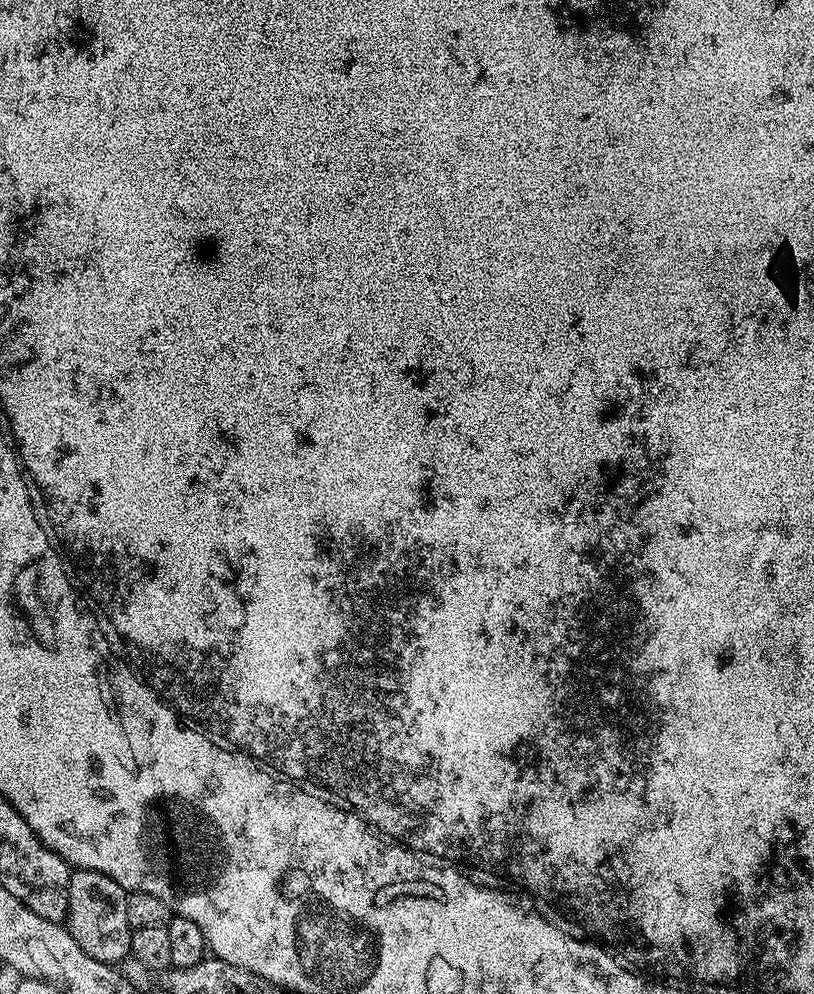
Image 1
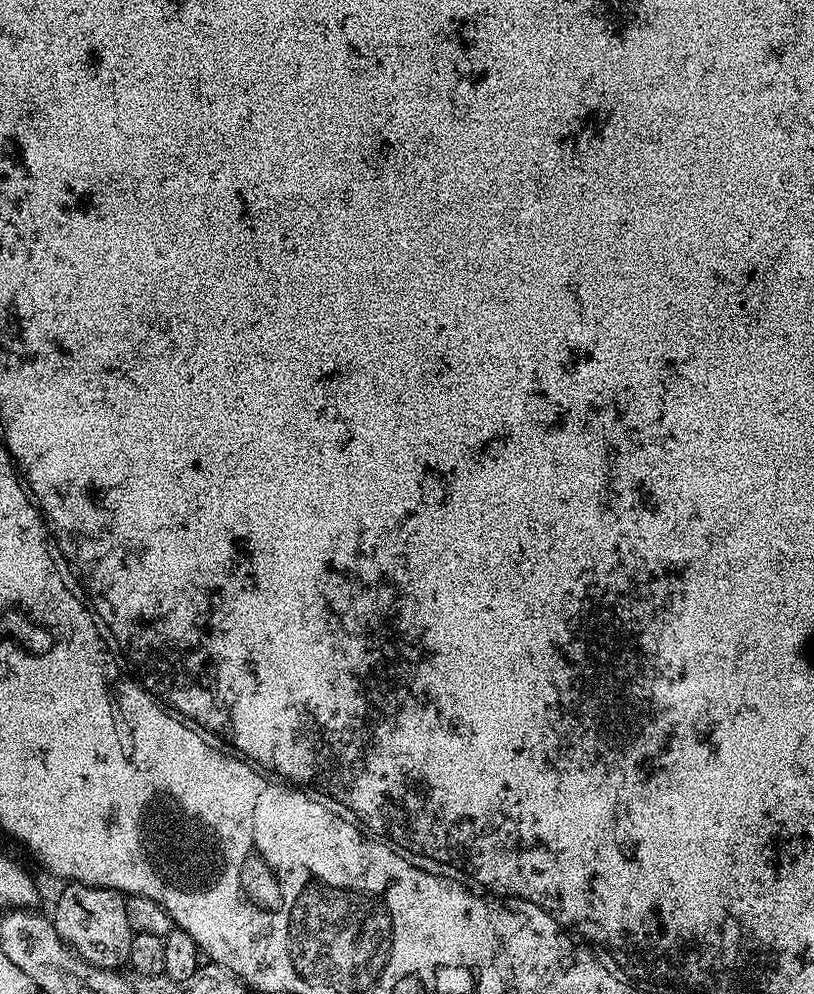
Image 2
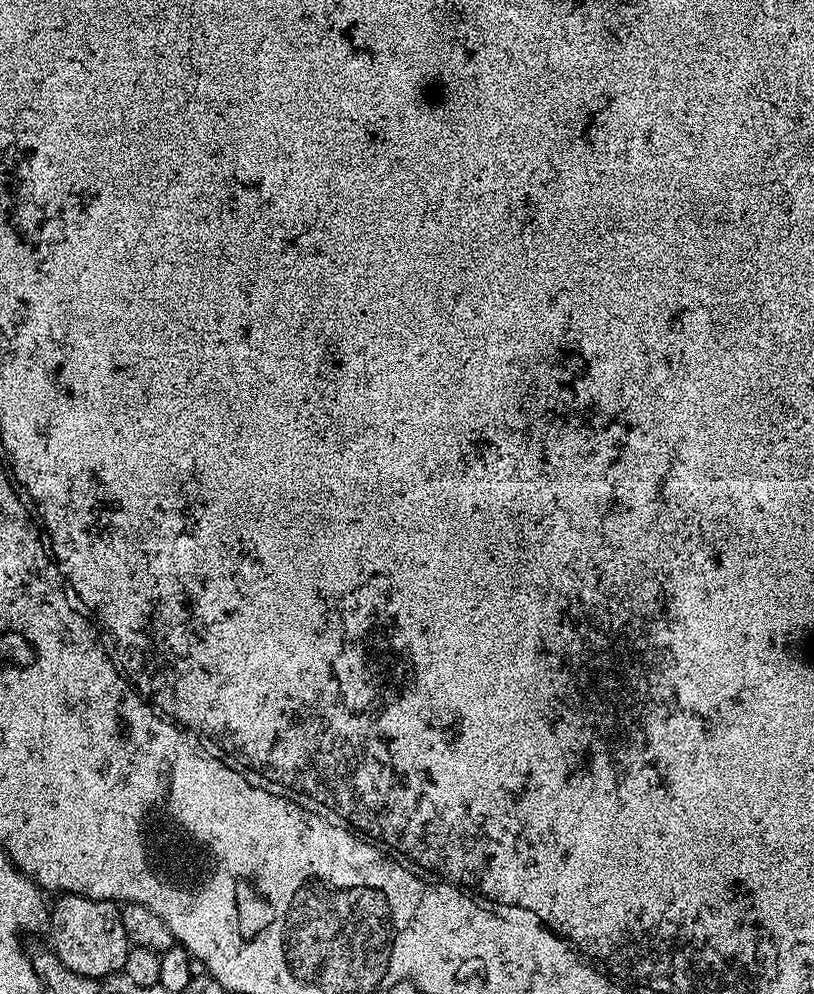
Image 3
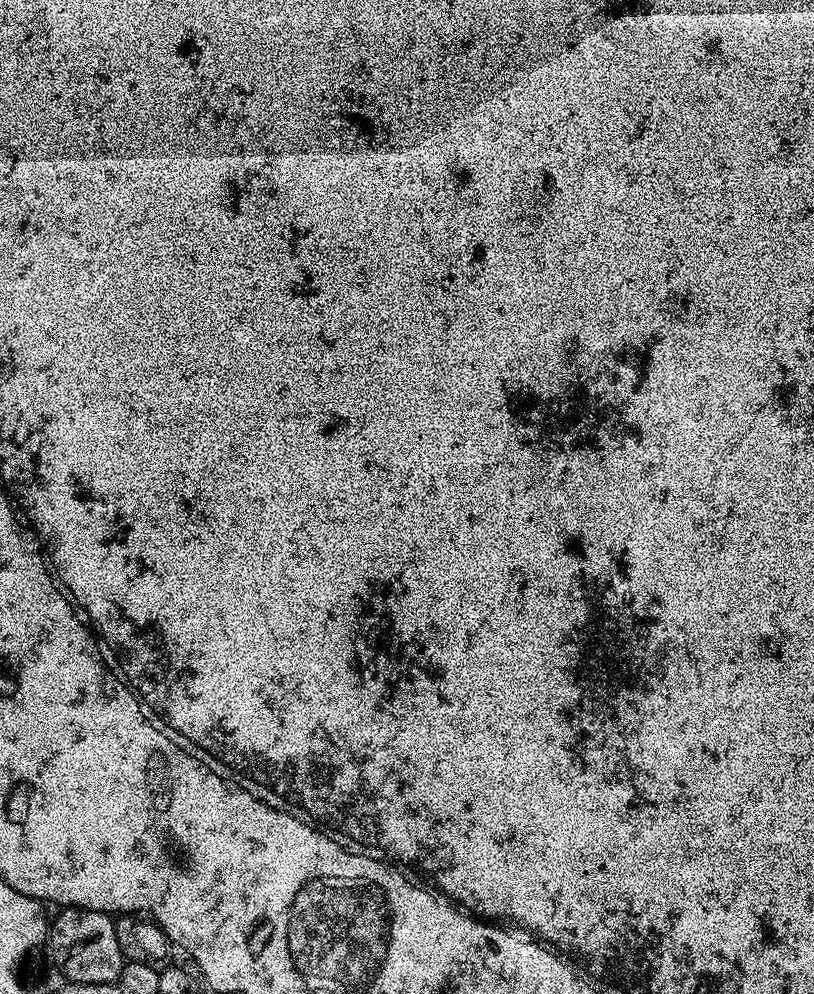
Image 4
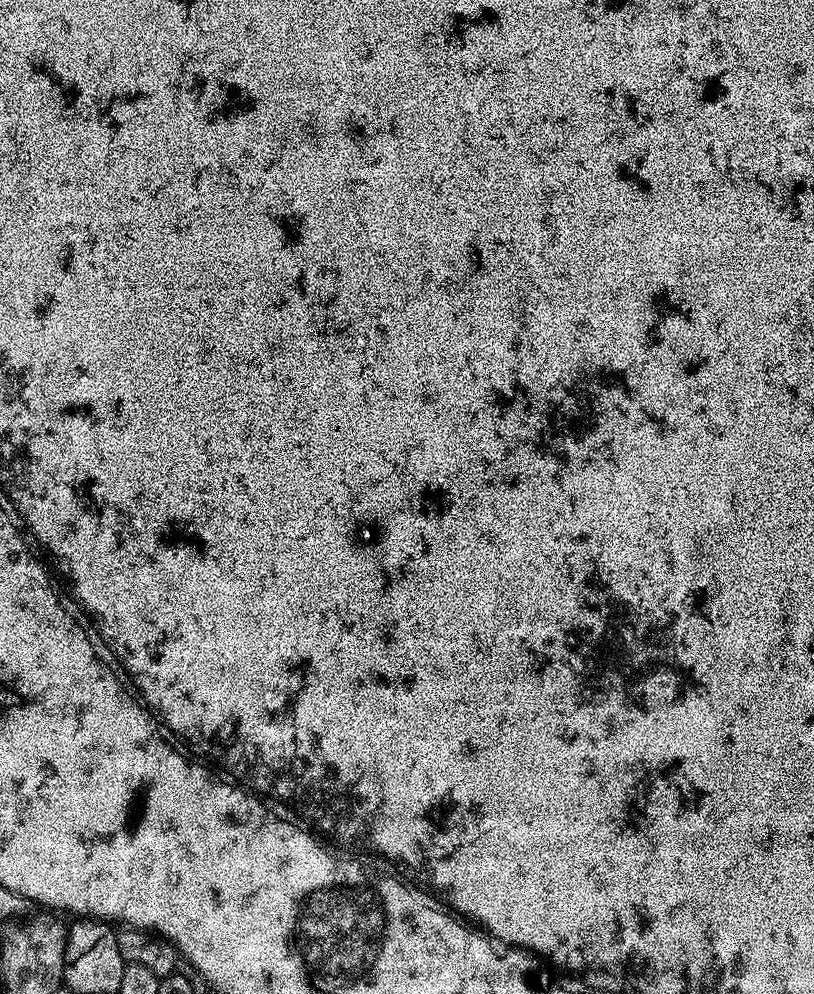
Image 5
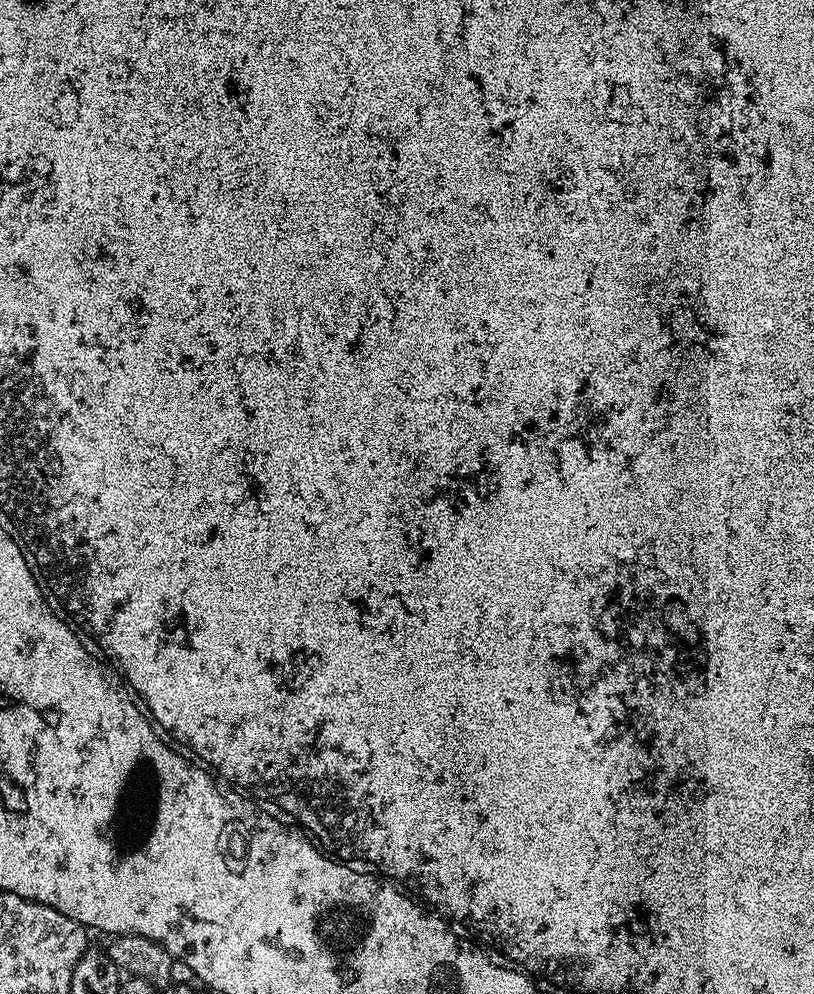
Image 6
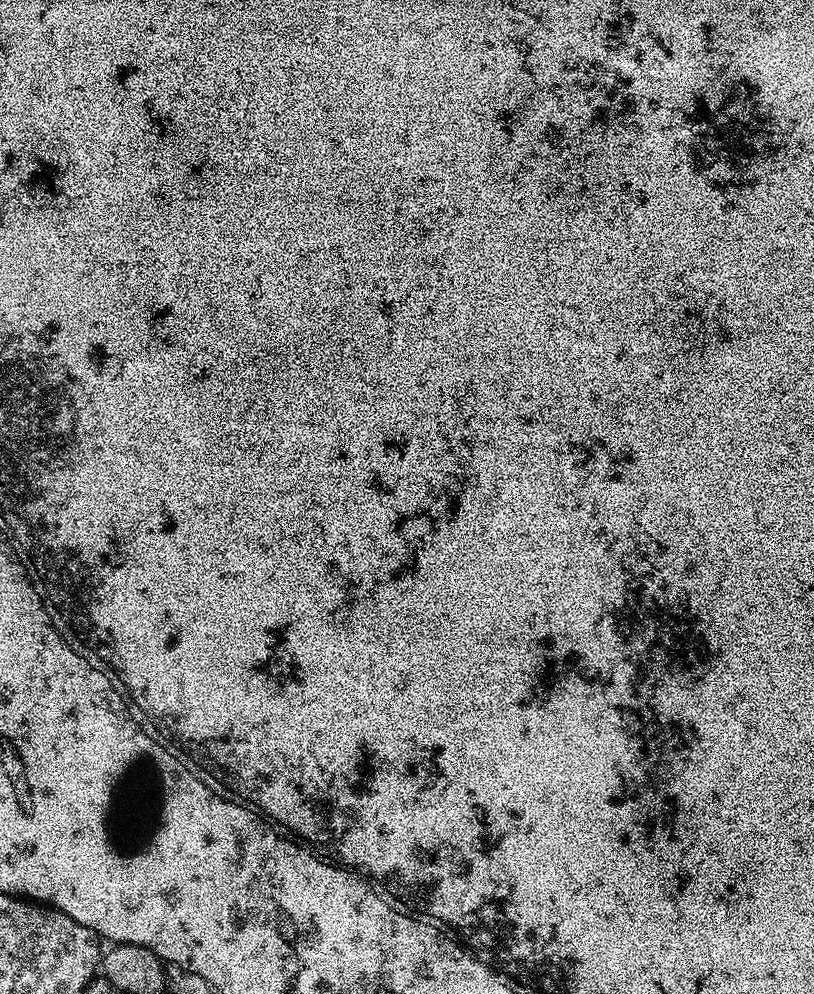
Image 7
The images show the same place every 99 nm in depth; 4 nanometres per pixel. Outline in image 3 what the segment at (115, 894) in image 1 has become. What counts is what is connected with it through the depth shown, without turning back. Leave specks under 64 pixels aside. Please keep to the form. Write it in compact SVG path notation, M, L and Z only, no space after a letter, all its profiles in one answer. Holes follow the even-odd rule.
M67 894L61 895L57 900L60 901L51 905L46 932L52 935L50 948L58 959L74 974L83 976L105 978L104 976L115 977L123 973L130 945L126 930L122 930L117 901Z

